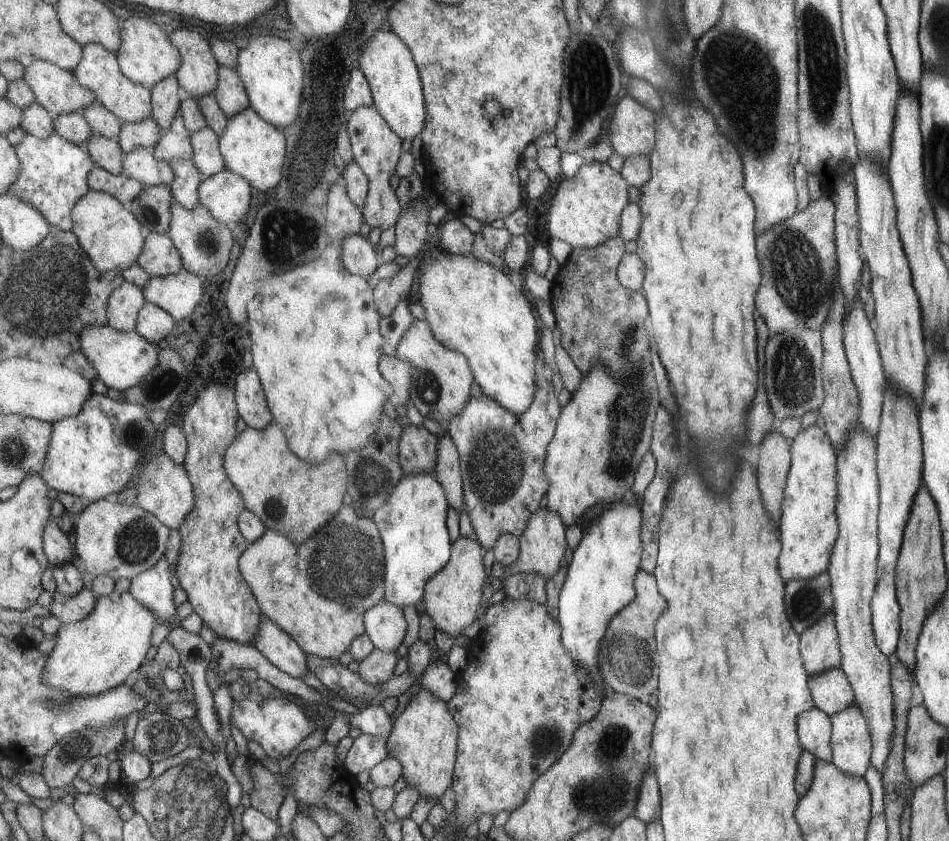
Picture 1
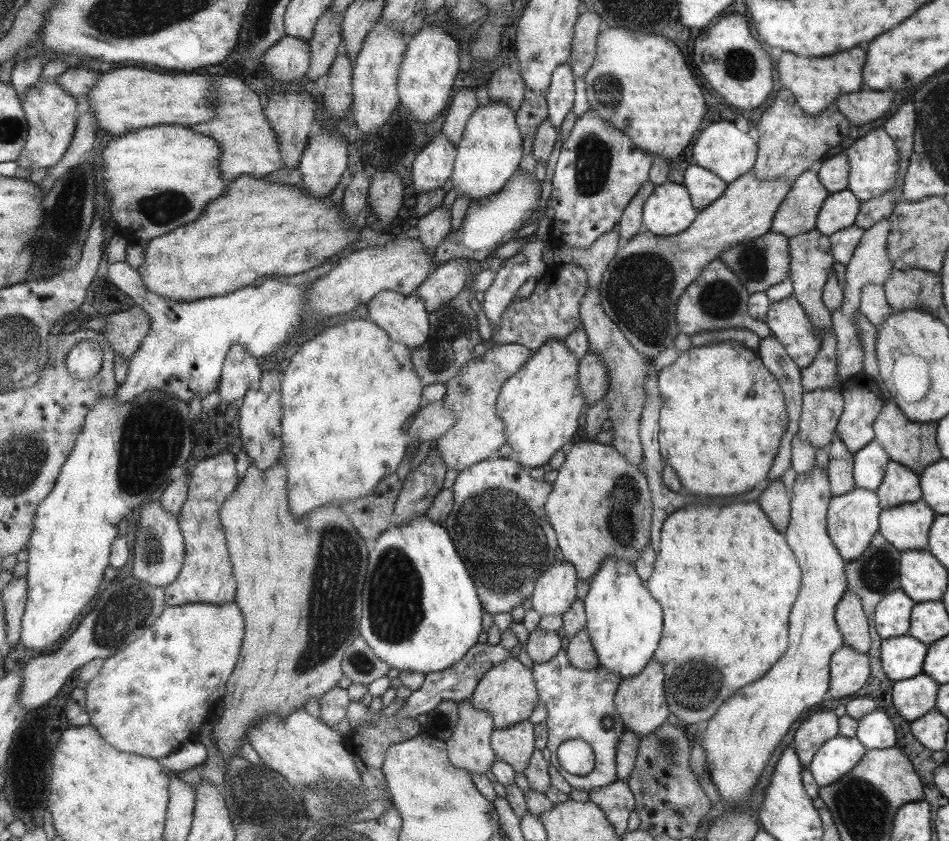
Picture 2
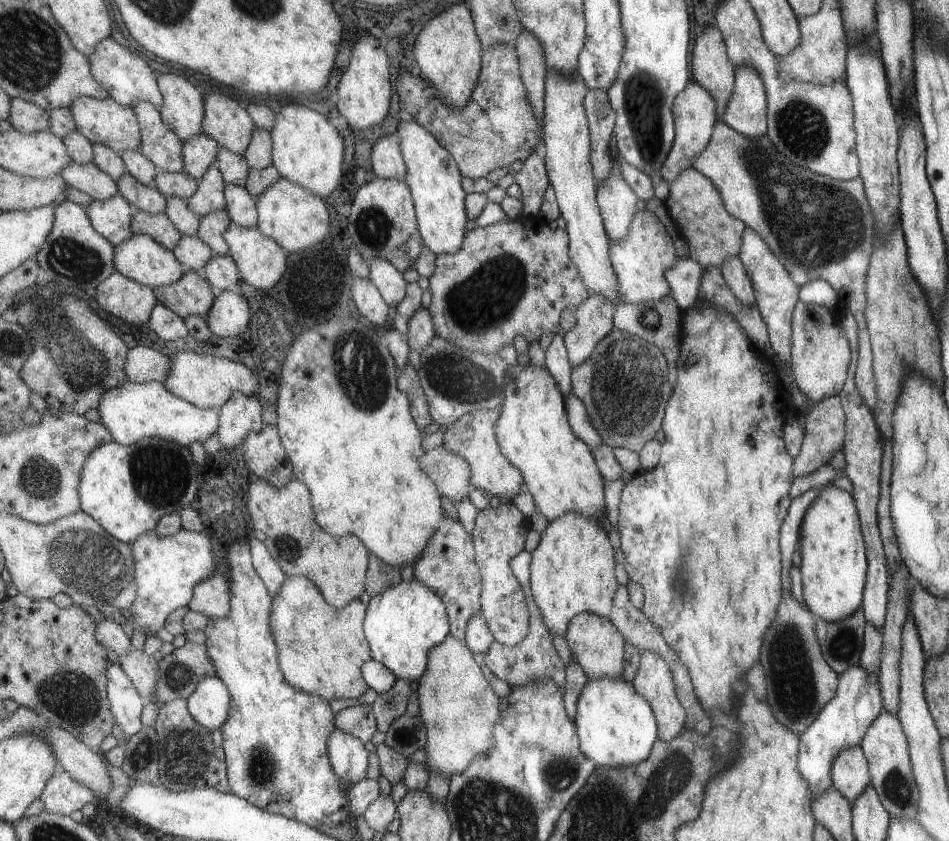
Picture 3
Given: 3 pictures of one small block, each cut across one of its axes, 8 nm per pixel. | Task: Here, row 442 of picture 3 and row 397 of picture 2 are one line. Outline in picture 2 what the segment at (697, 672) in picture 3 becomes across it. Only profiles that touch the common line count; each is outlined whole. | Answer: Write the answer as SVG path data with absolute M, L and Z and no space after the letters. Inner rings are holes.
M723 341L699 346L699 348L689 348L685 352L679 352L677 358L671 365L662 367L657 373L658 387L660 392L661 410L659 416L659 452L665 458L665 462L675 470L679 482L689 490L689 492L707 492L713 497L725 498L727 494L739 494L739 492L749 492L753 486L761 480L765 480L769 466L778 452L778 446L787 428L788 414L786 406L783 404L783 393L779 390L775 377L765 368L765 365L758 358L755 350L748 349L735 341Z

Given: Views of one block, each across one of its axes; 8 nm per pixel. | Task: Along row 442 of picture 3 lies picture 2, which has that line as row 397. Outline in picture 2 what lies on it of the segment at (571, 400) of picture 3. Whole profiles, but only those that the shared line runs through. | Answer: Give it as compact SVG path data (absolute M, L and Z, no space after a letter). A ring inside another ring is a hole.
M589 350L578 360L577 380L585 404L593 404L603 398L610 385L608 370L600 356Z

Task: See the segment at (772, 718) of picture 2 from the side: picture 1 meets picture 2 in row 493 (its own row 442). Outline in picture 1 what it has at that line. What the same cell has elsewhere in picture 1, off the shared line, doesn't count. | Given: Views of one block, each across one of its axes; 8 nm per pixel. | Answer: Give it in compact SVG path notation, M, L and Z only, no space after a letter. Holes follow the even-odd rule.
M816 425L802 429L790 444L790 469L786 477L785 501L777 532L781 544L779 570L787 580L811 579L827 571L838 539L836 454L829 436Z

